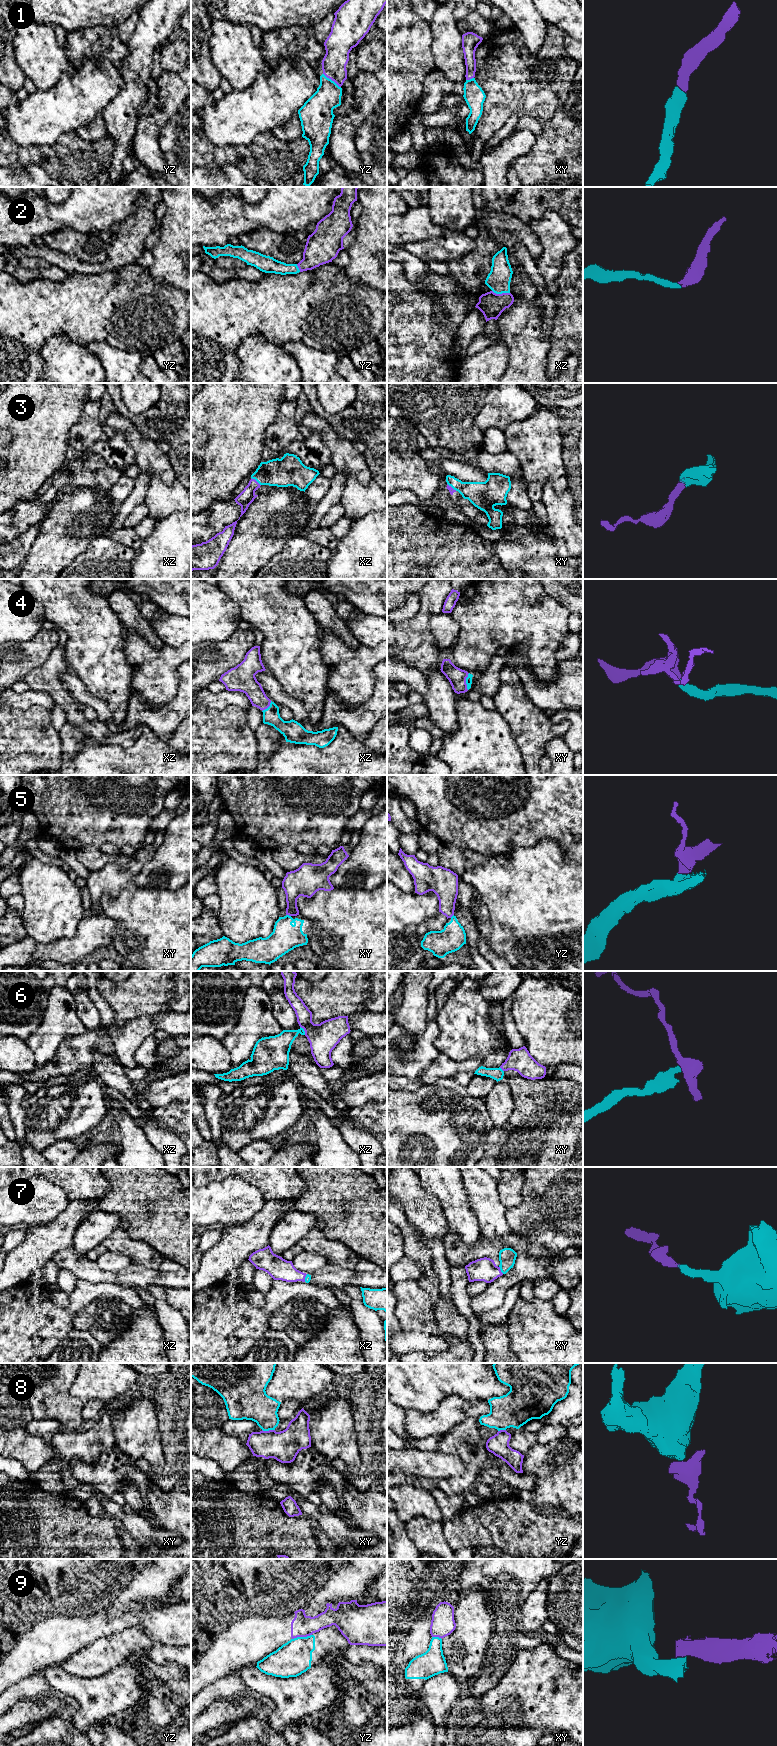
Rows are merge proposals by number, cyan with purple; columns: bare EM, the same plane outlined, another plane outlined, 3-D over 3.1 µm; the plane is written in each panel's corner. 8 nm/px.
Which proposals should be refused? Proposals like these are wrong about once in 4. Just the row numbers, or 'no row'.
5, 6, 8, 9

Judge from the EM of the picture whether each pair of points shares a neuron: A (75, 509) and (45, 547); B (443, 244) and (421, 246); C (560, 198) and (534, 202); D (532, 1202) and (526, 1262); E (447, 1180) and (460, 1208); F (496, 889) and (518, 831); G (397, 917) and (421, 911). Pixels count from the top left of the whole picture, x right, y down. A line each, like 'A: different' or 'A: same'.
A: same
B: same
C: same
D: different
E: same
F: different
G: same

